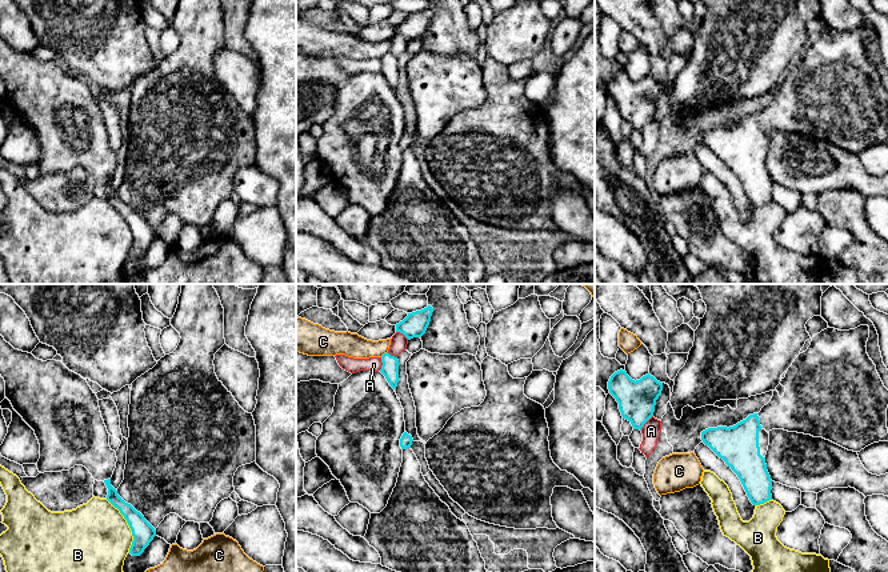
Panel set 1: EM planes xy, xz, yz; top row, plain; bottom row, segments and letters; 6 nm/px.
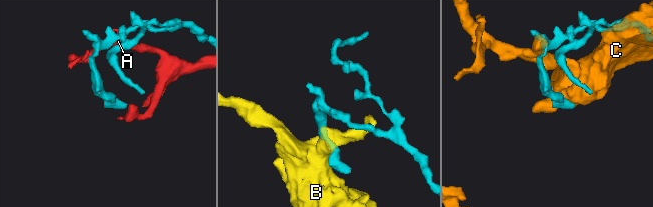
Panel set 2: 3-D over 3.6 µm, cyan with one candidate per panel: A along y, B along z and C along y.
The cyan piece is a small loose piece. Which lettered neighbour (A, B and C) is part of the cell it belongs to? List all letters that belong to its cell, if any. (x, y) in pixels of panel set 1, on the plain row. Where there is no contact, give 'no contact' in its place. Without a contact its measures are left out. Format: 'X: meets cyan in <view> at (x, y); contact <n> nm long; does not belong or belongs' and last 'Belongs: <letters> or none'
A: meets cyan in yz at (646, 123); contact 120 nm long; does not belong
B: meets cyan in xy at (128, 226); contact 360 nm long; does not belong
C: meets cyan in xz at (384, 55); contact 60 nm long; does not belong
Belongs: none

